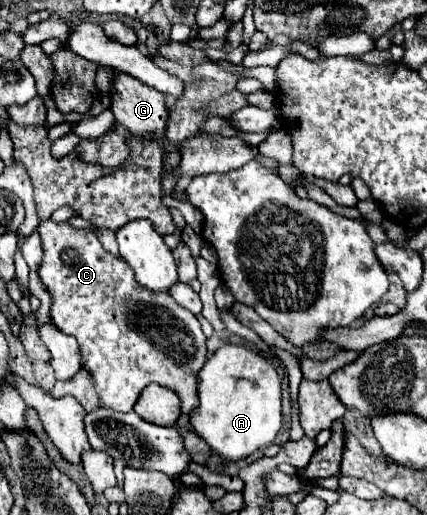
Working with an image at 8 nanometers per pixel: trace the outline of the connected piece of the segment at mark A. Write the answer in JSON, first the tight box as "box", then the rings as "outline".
{"box":[190,346,282,460],"outline":[[[220,346],[198,374],[198,396],[200,406],[190,414],[190,422],[212,452],[228,460],[240,460],[272,444],[282,428],[282,380],[276,364],[248,346]]]}

